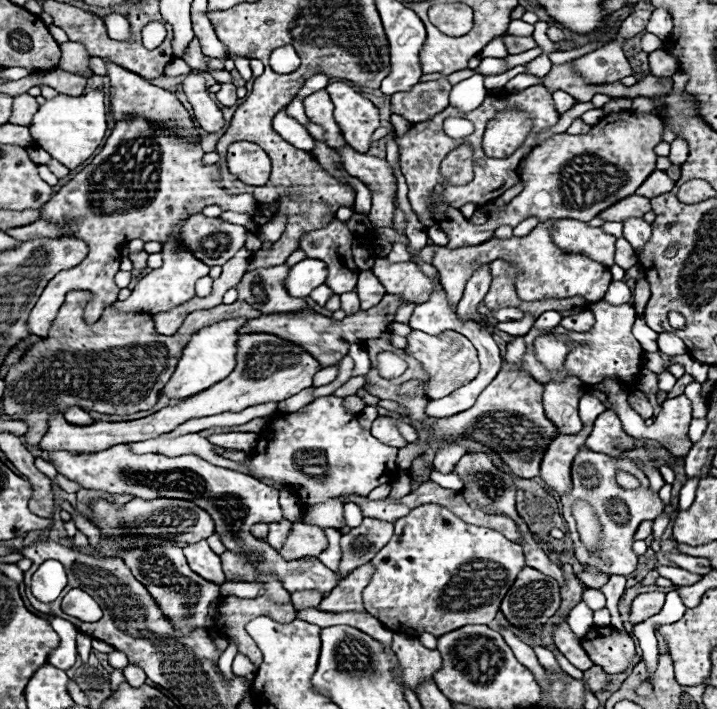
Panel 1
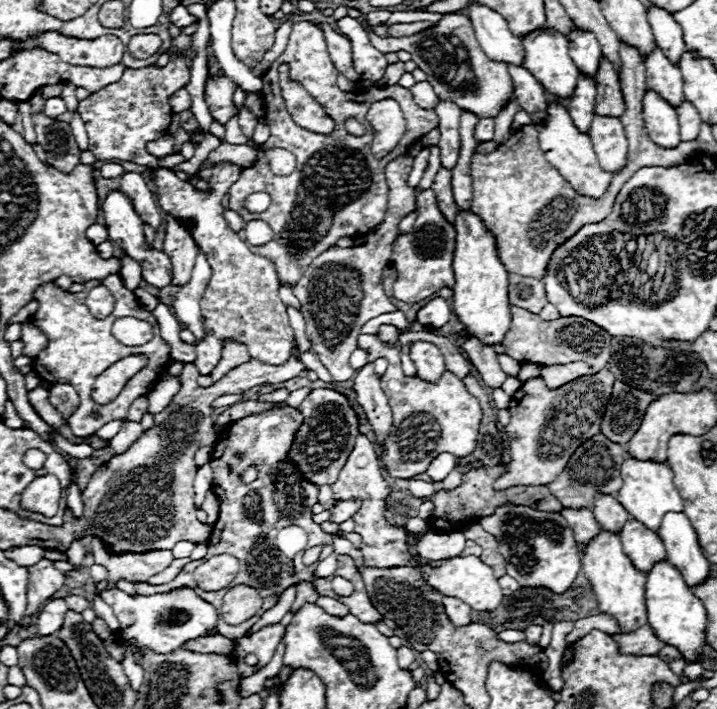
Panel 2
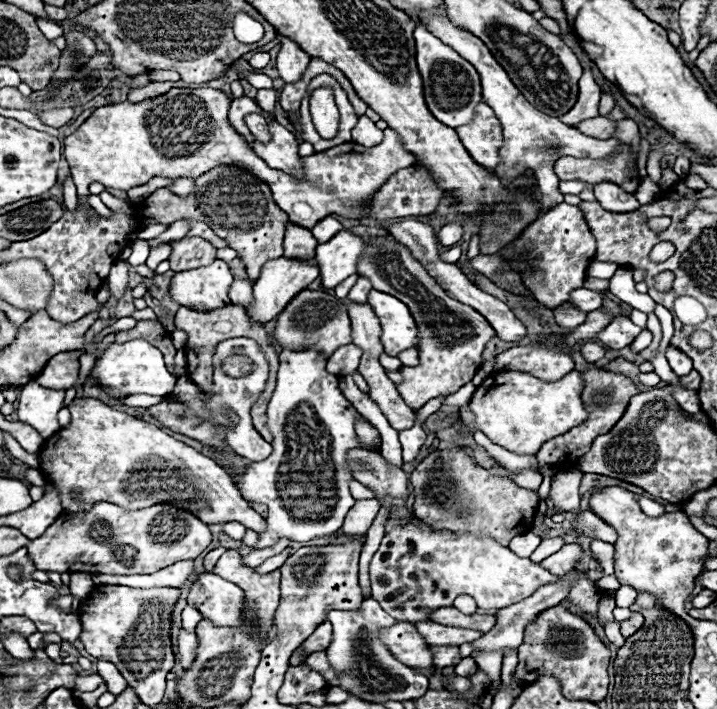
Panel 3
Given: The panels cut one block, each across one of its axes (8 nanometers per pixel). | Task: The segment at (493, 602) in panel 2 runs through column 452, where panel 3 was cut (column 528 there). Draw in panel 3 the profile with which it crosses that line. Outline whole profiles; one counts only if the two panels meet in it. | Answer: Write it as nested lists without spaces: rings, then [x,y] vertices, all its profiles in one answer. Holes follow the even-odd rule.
[[[400,524],[390,530],[370,562],[372,598],[398,622],[428,620],[428,612],[452,606],[460,594],[470,594],[480,608],[506,608],[532,596],[536,588],[562,578],[564,576],[552,576],[530,558],[516,556],[488,536],[476,538],[434,528],[422,532],[412,524]]]

